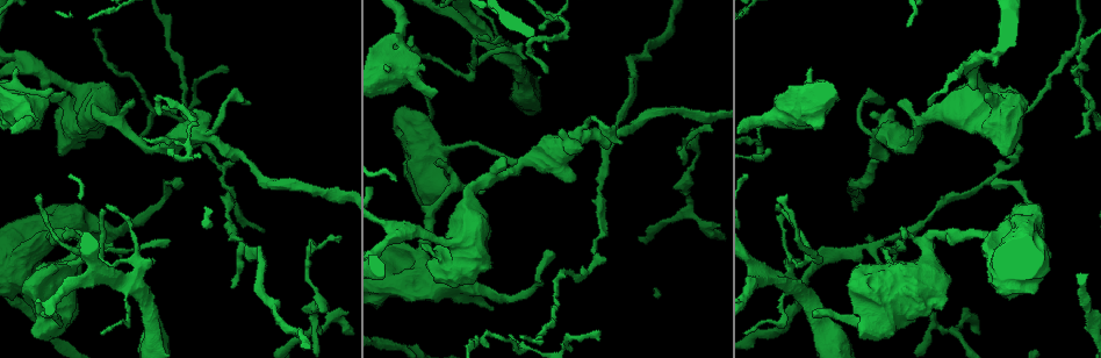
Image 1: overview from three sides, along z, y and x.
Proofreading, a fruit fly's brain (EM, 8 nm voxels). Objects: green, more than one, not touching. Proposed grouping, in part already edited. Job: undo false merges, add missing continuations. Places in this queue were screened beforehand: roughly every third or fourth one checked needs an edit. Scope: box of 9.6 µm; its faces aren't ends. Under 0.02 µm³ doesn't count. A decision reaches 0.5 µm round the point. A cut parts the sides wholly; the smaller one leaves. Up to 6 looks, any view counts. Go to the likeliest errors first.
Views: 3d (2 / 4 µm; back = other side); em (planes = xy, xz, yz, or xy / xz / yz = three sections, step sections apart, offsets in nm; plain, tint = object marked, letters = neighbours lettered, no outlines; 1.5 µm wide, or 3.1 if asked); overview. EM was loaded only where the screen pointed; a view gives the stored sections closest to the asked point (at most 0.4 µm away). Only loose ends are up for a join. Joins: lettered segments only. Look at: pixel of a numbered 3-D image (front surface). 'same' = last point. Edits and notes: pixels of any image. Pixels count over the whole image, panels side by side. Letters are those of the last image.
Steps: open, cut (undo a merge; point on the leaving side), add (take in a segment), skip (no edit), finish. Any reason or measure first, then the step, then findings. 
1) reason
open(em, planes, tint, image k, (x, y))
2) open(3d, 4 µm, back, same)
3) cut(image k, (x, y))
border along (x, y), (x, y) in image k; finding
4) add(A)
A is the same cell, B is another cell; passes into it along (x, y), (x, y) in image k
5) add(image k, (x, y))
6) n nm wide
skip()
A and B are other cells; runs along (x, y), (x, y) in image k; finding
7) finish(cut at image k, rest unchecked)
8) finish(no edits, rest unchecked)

free end
open(em, xz, step 4, letters, image 1, (64, 91))

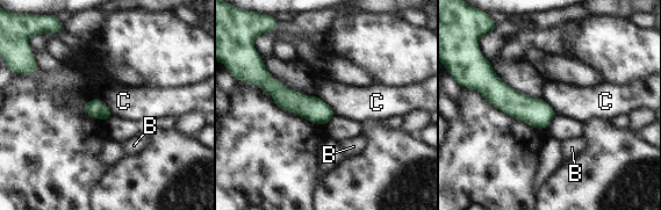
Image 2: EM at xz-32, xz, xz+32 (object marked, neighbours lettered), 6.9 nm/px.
cut it another way
open(em, planes, letters, same)

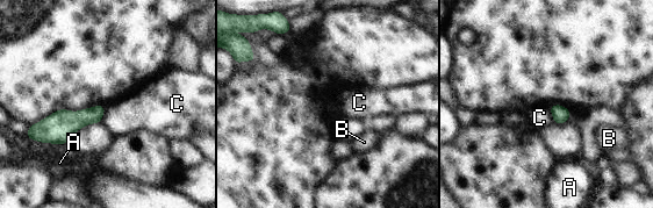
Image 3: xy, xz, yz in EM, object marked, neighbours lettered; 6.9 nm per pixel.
skip()
A, B and C are other cells; none of them fits

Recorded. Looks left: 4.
free end
open(em, xz, step 4, plain, image 1, (1050, 256))

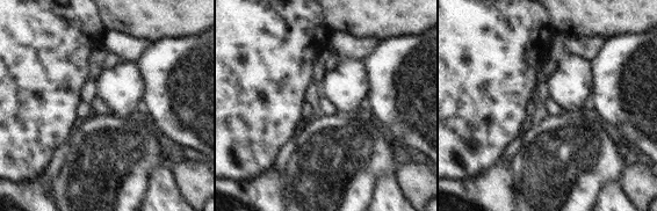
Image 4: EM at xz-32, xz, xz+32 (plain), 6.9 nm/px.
open(em, xz, step 4, tint, same)

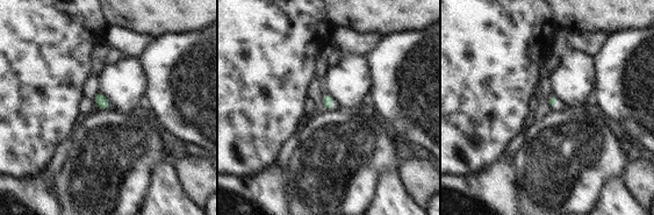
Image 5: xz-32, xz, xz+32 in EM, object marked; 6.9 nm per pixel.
what lies round it
open(em, xz, step 4, letters, same)

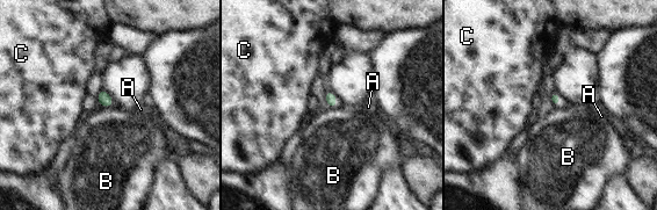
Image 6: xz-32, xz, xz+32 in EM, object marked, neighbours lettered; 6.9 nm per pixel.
B touches over 80 nm
skip()
A, B and C are other cells; border along (558, 103), (555, 107) in image 6; no lettered segment goes on from it

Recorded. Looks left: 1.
sharp bend
open(em, xz, step 4, letters, image 1, (190, 148))

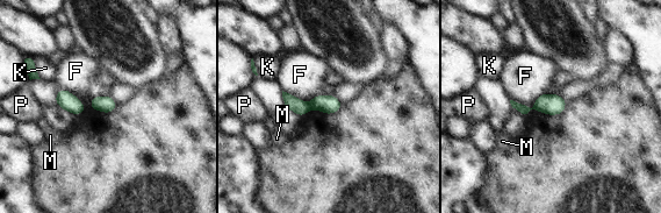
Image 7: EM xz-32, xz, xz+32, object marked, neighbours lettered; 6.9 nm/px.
cut(image 7, (327, 104))
F, K, M and P are other cells; border along (309, 104), (311, 108) in image 7; a second cell is stuck on

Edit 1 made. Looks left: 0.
finish(cut at image 7, rest unchecked)

